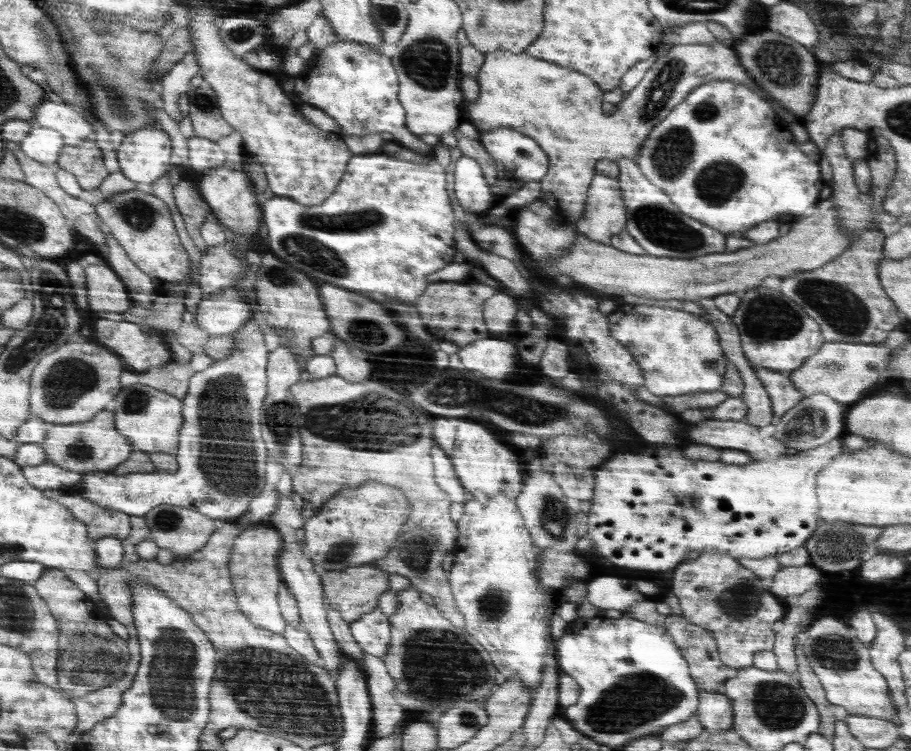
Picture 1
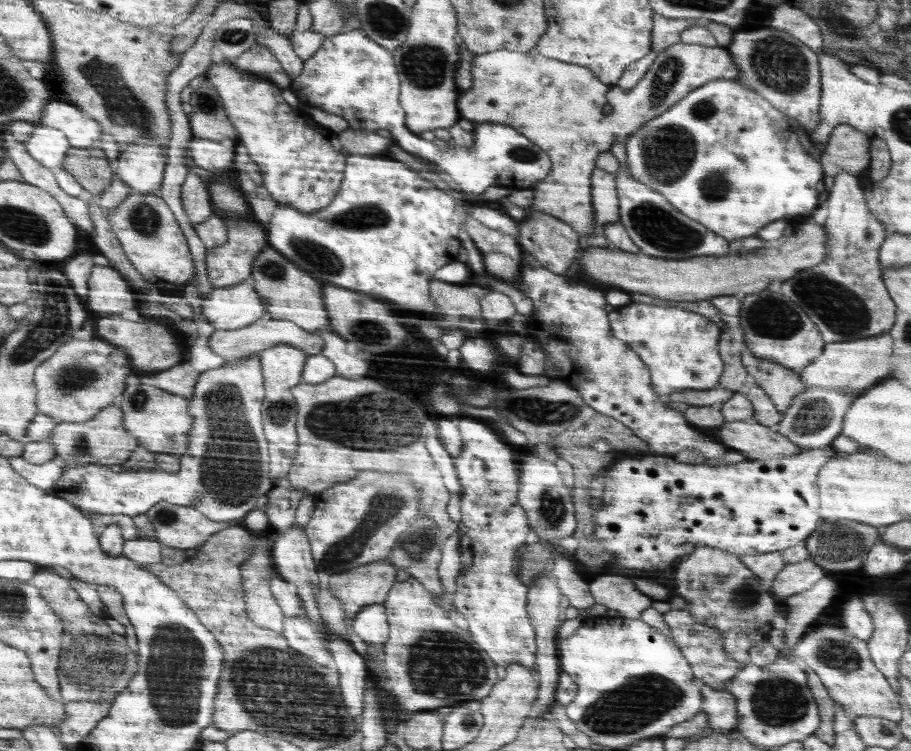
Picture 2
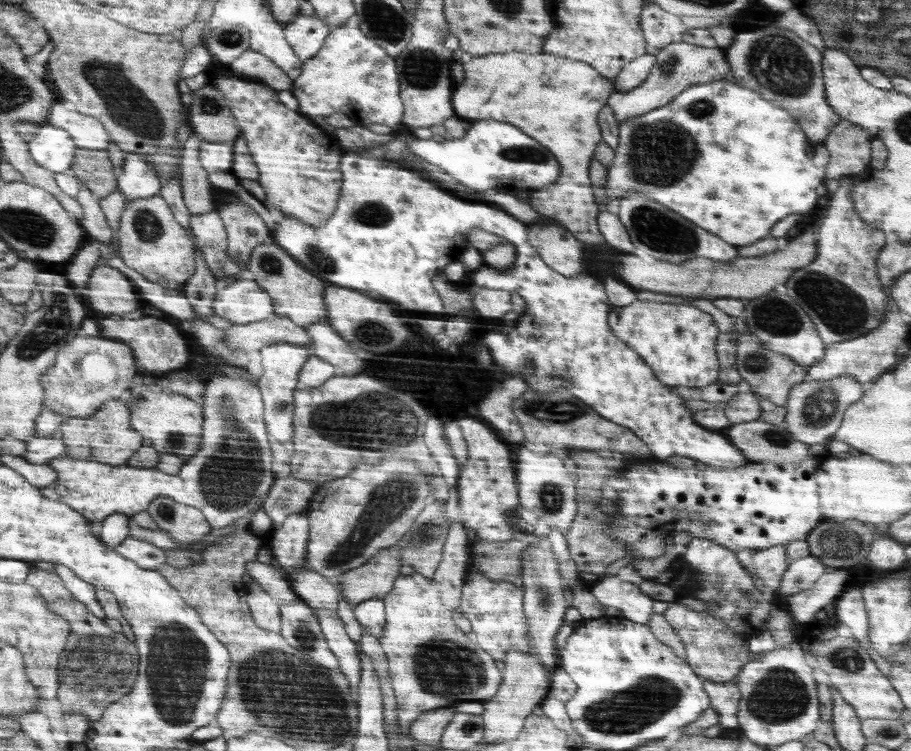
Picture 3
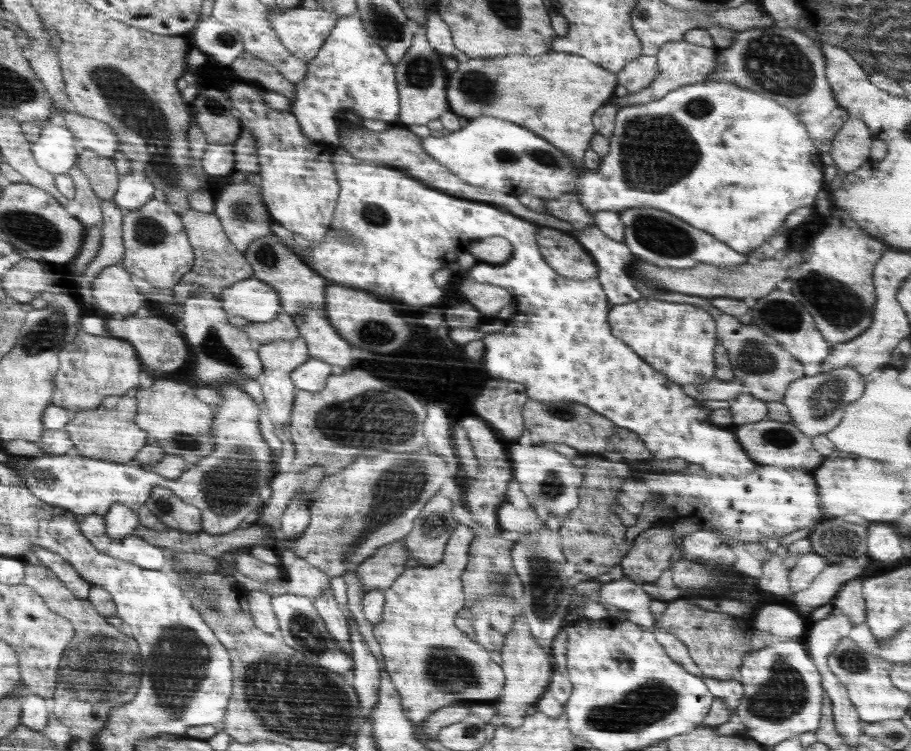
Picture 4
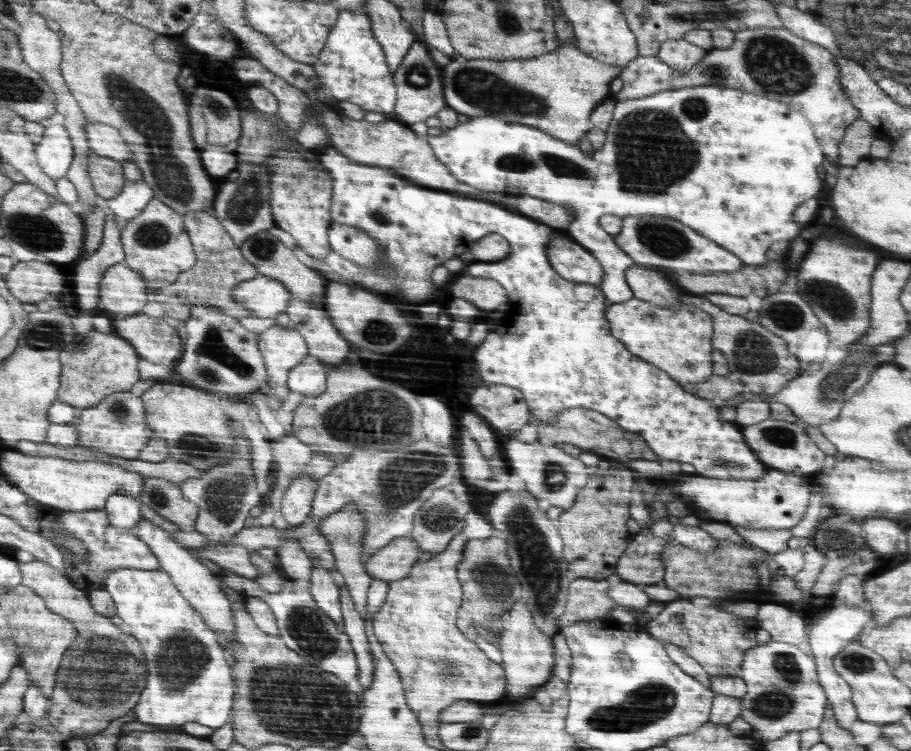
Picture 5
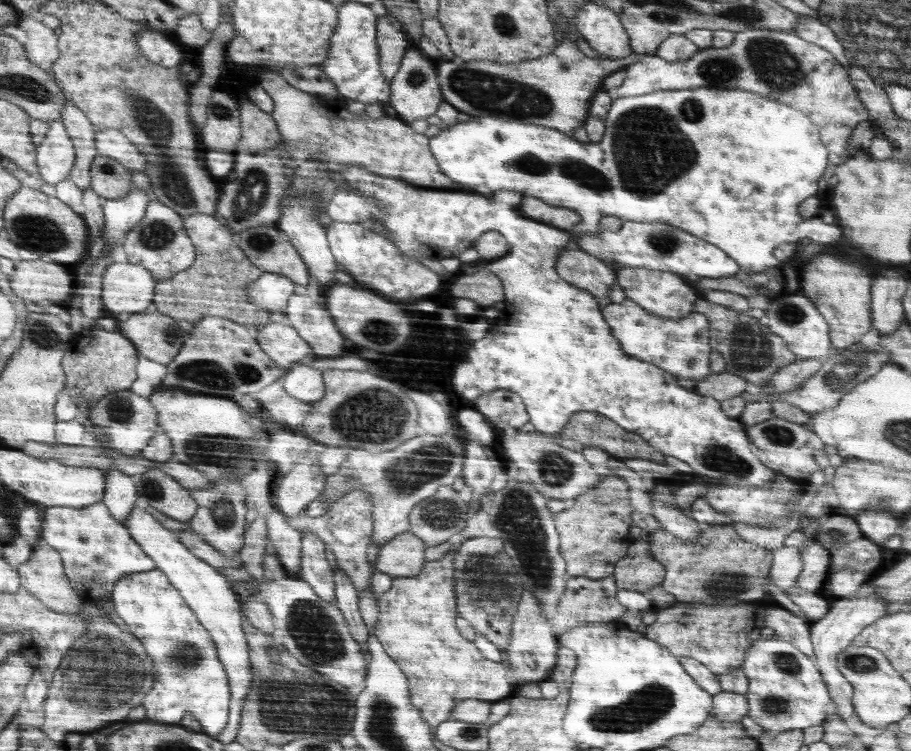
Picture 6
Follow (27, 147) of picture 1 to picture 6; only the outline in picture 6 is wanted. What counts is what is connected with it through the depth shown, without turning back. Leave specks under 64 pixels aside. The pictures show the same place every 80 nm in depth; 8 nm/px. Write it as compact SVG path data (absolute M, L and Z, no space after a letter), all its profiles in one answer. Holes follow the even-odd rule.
M59 120L49 122L49 132L37 148L37 164L41 179L55 186L69 178L75 161L75 148L66 127Z

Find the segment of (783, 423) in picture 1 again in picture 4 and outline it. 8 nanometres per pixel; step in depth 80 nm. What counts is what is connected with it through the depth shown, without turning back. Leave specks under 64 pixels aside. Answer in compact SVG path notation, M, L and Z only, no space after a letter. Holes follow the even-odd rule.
M851 366L836 368L826 374L804 376L792 382L783 396L783 403L789 408L789 415L794 423L811 439L819 434L831 431L843 417L844 408L853 400L860 398L869 378L860 376Z

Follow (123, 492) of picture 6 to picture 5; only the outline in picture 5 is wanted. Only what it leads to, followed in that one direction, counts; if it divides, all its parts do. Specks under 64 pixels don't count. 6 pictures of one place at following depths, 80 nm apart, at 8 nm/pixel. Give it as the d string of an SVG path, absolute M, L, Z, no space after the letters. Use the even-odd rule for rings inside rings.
M116 491L109 496L105 511L109 523L119 531L134 531L135 524L141 519L142 502L129 494Z

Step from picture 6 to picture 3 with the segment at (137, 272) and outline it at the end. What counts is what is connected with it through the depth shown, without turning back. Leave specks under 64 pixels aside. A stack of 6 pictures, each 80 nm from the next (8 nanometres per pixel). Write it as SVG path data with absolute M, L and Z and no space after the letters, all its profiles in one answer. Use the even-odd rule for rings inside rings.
M106 265L91 272L86 298L94 310L104 314L126 314L138 308L132 282L120 270Z

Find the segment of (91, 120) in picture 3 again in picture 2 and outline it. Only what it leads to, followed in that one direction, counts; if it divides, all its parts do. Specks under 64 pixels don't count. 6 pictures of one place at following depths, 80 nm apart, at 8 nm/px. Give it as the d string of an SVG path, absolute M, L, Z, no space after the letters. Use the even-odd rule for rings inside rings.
M65 99L51 100L45 107L40 124L61 130L72 147L88 148L98 143L102 135L101 124Z

